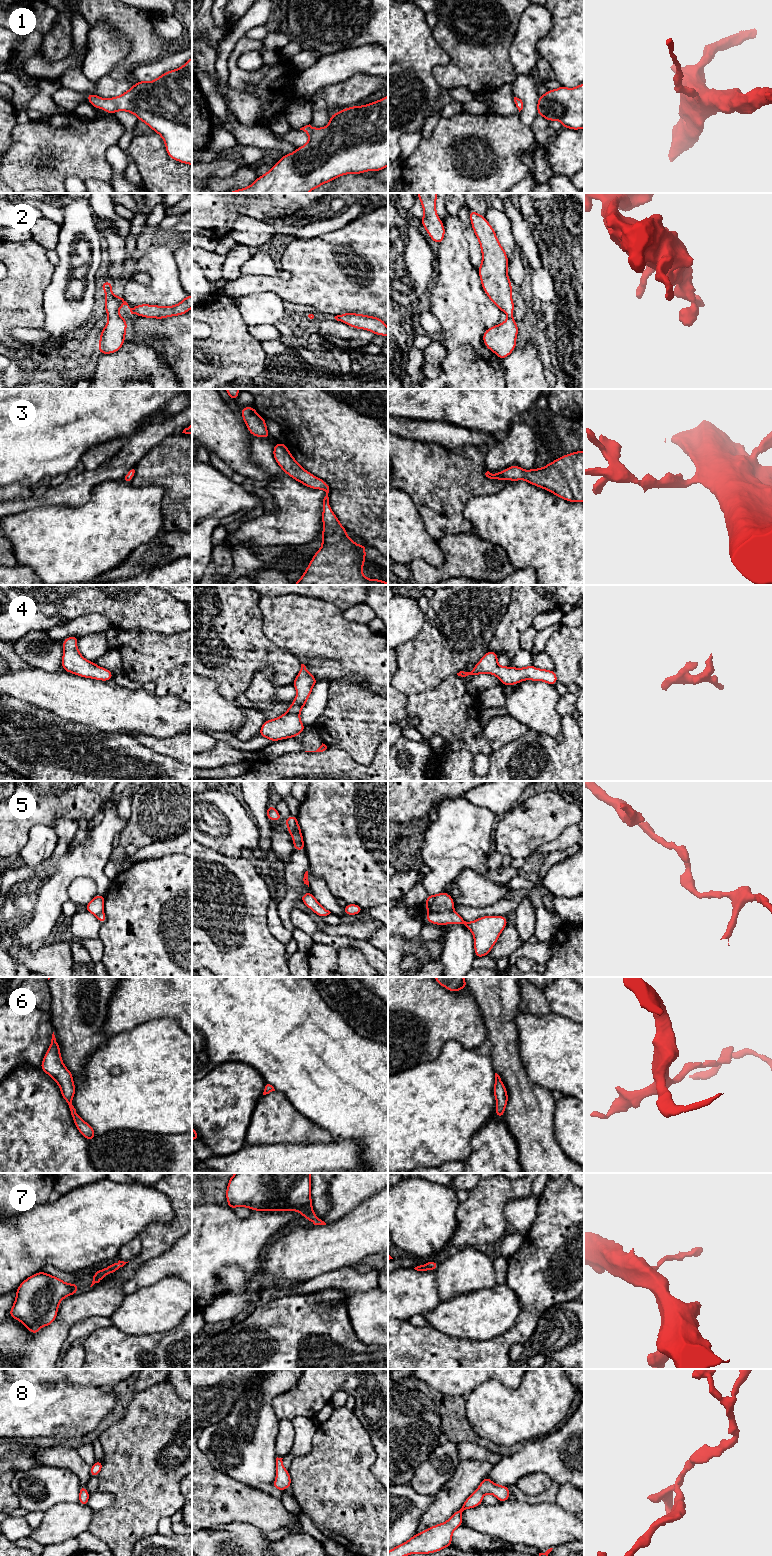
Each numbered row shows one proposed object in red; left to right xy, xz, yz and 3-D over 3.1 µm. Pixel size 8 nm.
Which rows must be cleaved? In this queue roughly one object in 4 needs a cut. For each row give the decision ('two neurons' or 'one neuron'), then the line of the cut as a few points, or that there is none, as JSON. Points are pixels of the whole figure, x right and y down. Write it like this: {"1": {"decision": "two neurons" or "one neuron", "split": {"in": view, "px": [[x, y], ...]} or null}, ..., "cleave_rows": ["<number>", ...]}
{"1": {"decision": "one neuron", "split": null}, "2": {"decision": "one neuron", "split": null}, "3": {"decision": "one neuron", "split": null}, "4": {"decision": "one neuron", "split": null}, "5": {"decision": "two neurons", "split": {"in": "yz", "px": [[452, 909], [429, 914]]}}, "6": {"decision": "one neuron", "split": null}, "7": {"decision": "one neuron", "split": null}, "8": {"decision": "one neuron", "split": null}, "cleave_rows": ["5"]}

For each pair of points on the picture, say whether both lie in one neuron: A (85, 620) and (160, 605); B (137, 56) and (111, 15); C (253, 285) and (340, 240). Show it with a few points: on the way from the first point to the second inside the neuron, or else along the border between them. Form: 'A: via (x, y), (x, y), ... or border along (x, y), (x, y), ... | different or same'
A: border along (80, 616), (100, 613), (113, 627) | different
B: via (137, 45), (137, 38), (122, 23) | same
C: via (275, 284), (294, 284), (318, 260) | same

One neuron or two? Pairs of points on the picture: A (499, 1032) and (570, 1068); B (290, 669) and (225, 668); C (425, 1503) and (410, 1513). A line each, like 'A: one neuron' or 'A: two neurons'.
A: two neurons
B: one neuron
C: one neuron

